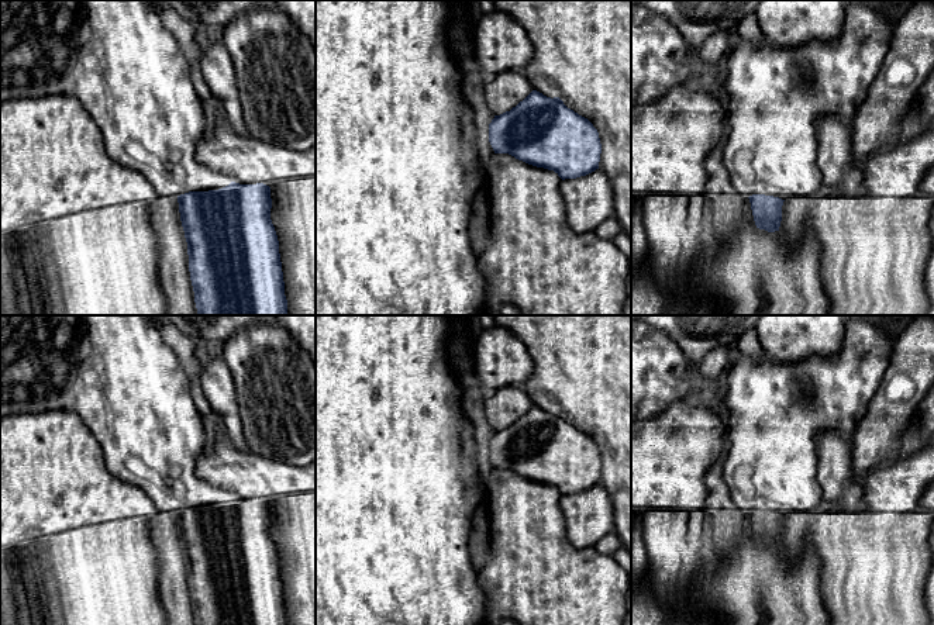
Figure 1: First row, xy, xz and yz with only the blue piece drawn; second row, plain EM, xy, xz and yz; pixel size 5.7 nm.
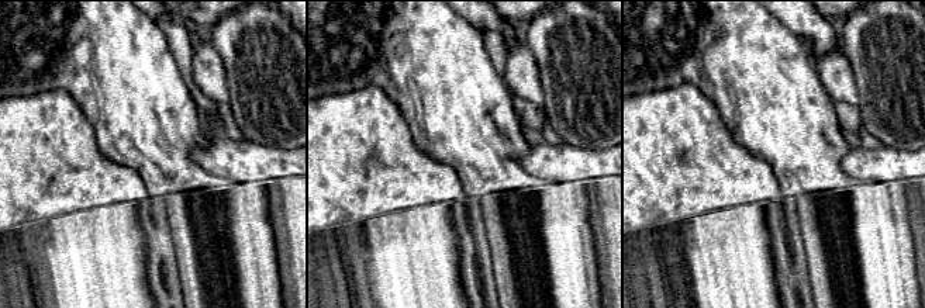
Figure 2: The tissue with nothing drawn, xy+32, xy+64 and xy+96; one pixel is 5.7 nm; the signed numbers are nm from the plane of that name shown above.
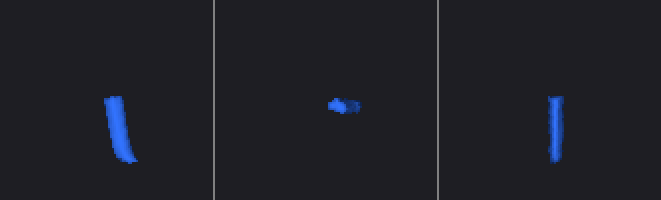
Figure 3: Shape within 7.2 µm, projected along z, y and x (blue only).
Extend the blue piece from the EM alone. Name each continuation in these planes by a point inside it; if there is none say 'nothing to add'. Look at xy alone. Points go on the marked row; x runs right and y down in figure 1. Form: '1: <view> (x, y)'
1: xy (116, 57)

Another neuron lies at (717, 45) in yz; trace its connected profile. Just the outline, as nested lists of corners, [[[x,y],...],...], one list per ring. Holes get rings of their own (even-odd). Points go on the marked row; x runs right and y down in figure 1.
[[[721,31],[710,35],[697,55],[706,65],[714,66],[720,59],[727,58],[734,42],[734,34]]]

